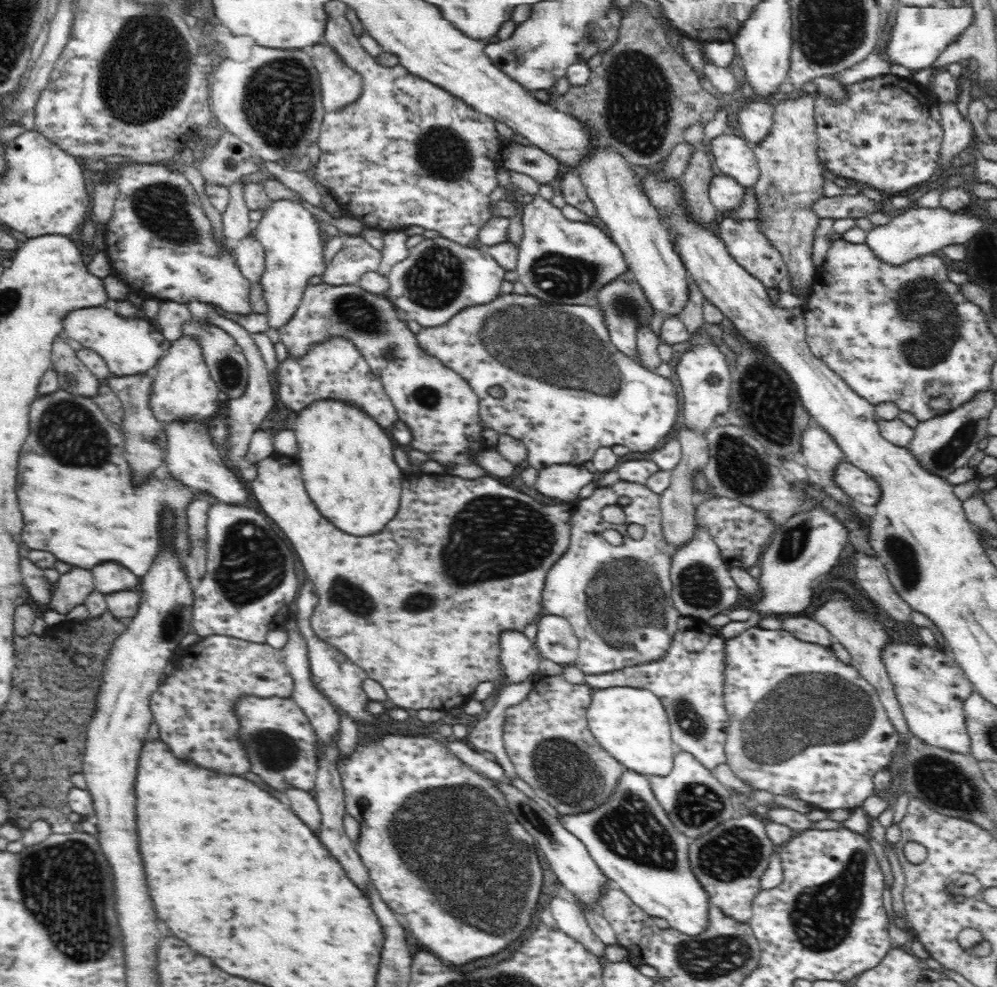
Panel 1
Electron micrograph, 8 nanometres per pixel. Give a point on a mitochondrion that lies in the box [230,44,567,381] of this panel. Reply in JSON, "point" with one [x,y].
{"point":[279,99]}

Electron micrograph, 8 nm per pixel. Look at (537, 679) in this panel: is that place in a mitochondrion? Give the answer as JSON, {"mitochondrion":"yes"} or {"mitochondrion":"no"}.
{"mitochondrion":"no"}

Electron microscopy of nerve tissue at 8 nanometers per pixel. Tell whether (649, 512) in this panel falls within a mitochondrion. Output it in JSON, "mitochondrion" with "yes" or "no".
{"mitochondrion":"no"}

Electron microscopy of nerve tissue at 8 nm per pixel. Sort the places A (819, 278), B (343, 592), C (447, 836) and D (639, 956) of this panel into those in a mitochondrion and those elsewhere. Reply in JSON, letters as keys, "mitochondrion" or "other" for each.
{"A":"other","B":"mitochondrion","C":"mitochondrion","D":"other"}

